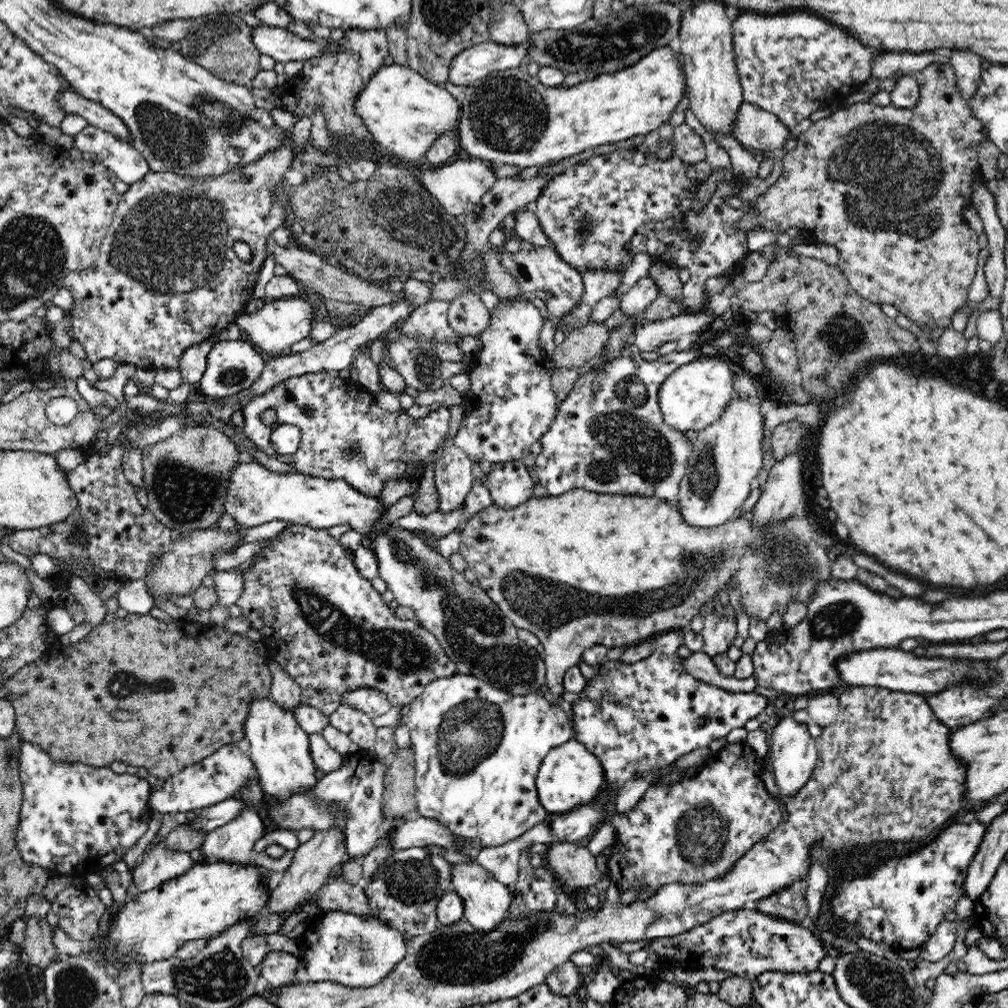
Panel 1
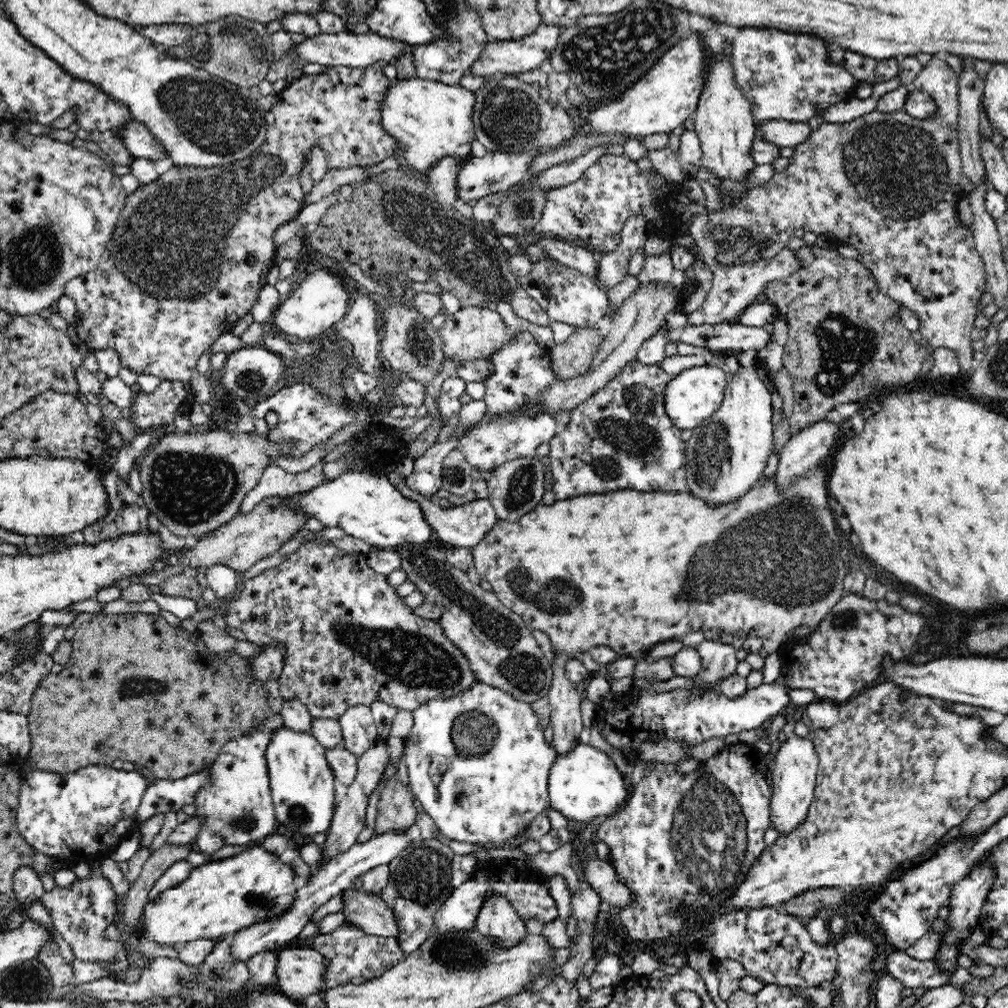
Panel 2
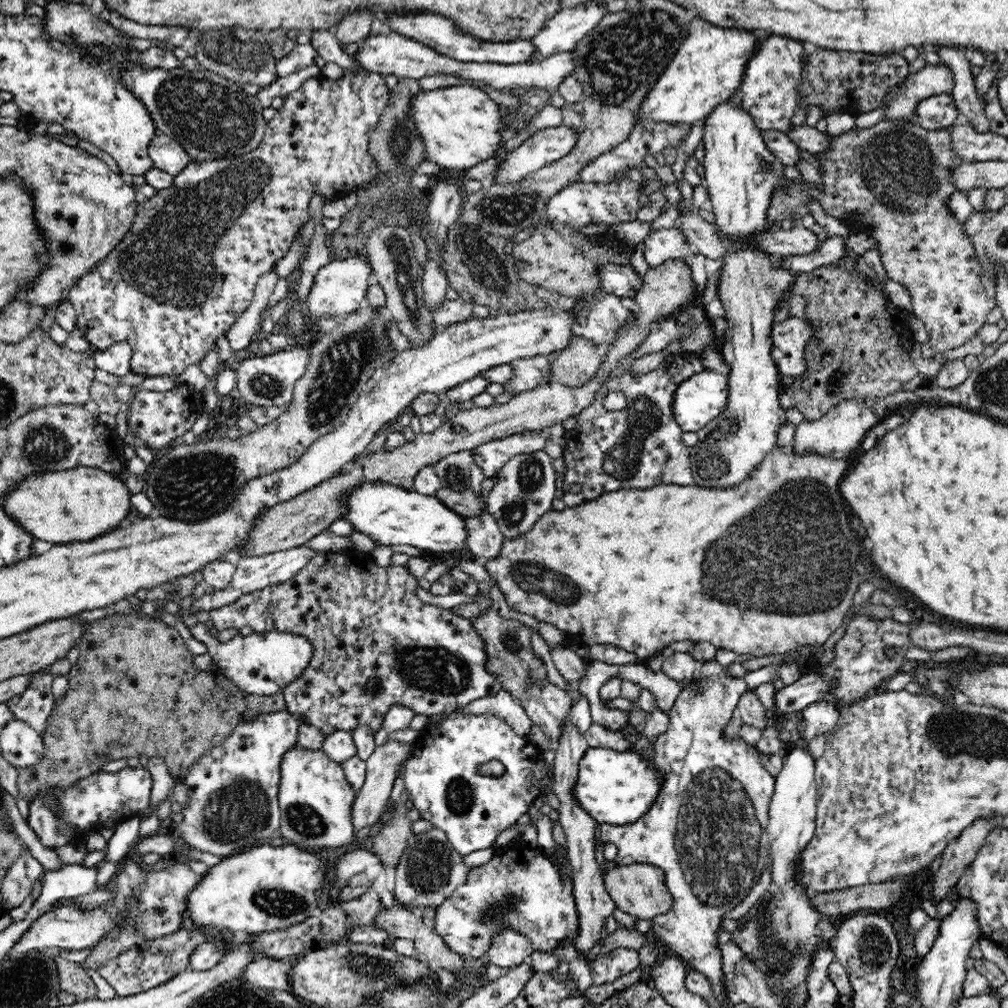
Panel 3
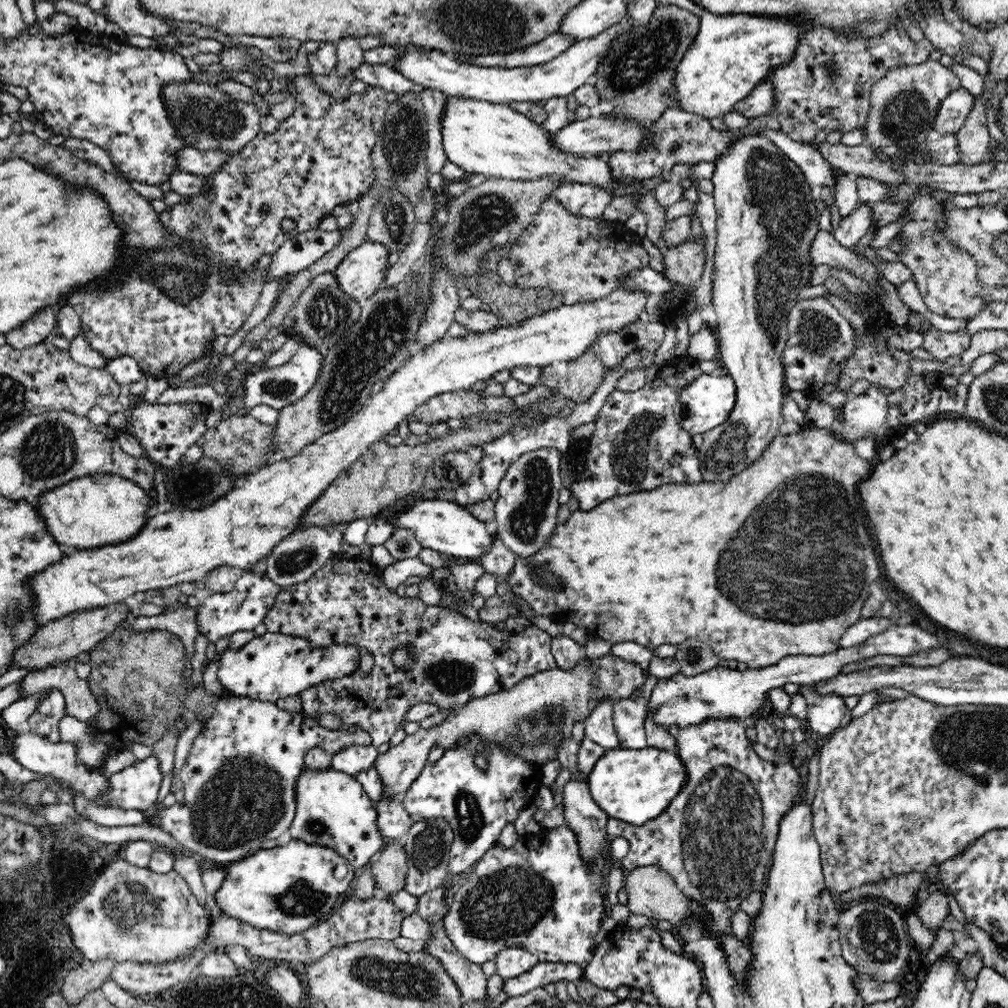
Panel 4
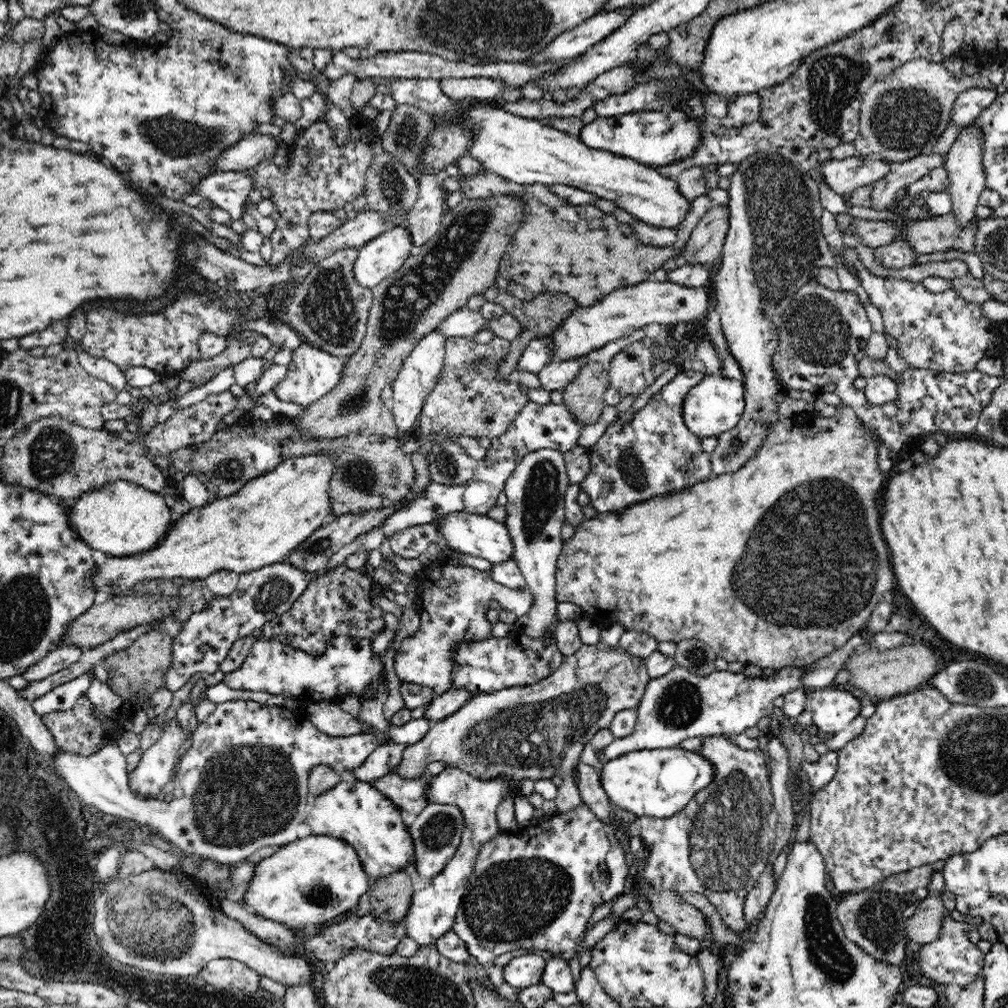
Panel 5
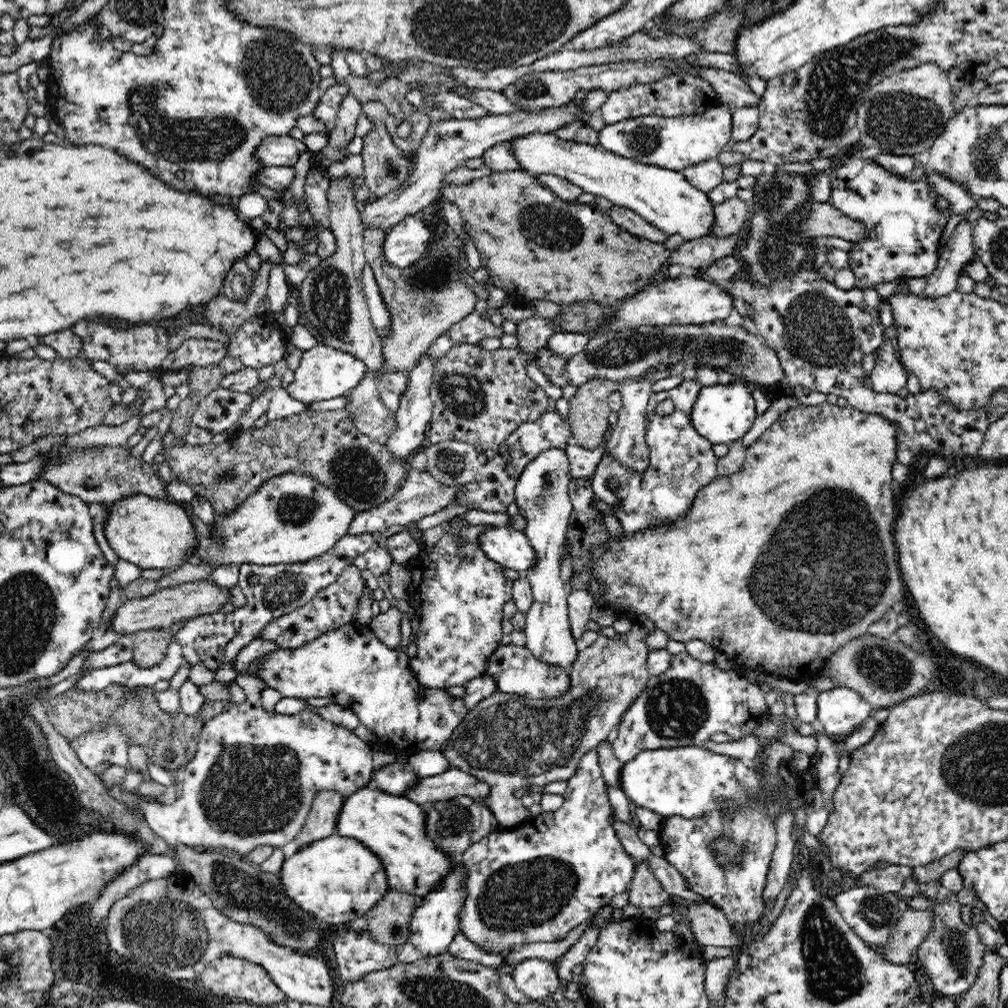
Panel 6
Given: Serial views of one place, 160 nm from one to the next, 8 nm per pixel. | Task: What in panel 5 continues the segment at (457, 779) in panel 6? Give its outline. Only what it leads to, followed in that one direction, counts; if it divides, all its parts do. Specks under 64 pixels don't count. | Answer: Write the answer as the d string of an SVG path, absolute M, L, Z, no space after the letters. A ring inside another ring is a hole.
M395 773L382 776L372 782L372 785L386 794L390 800L397 802L402 810L408 814L420 814L430 804L426 792L430 786L430 776L426 775L420 779L404 779Z

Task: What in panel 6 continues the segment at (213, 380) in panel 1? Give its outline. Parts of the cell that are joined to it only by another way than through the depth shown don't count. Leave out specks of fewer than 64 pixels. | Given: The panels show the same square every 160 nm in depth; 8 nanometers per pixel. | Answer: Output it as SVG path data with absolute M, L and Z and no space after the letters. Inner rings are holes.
M318 344L315 348L302 351L302 360L295 370L294 381L287 386L287 392L294 400L303 402L305 405L314 400L330 400L330 398L346 396L348 392L358 388L367 372L368 368L365 362L358 360L354 354Z

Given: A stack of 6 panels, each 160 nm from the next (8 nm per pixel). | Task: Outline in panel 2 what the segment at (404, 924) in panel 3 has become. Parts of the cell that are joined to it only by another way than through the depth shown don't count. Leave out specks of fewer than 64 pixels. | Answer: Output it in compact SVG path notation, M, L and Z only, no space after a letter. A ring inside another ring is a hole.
M360 889L344 890L342 913L349 924L360 927L369 935L396 937L399 933L394 912L378 895L366 894Z

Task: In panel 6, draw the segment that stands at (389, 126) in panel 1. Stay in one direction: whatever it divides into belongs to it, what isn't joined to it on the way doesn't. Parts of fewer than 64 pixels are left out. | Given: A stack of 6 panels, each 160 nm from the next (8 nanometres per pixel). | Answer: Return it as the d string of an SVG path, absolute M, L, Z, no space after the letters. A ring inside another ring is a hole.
M536 131L512 138L509 144L519 168L532 176L556 173L558 176L568 177L583 192L604 196L612 204L636 212L668 236L680 234L687 242L692 242L713 234L716 205L711 204L704 190L694 188L681 171L642 164L637 160L618 156L600 145L562 140L554 133Z

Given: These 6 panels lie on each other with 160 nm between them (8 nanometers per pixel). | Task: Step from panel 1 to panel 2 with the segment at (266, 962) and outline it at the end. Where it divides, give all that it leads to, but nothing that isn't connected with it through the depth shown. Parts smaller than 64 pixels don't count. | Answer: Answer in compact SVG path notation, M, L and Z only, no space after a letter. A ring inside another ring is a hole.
M294 947L275 952L277 955L276 983L282 995L299 1000L310 994L324 994L328 990L328 963L324 953L317 949Z

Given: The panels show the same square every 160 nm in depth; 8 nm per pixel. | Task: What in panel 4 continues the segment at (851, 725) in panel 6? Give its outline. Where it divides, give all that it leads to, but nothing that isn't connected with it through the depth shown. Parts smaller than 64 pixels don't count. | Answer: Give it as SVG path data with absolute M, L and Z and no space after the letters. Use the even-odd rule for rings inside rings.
M809 684L799 685L799 693L807 702L808 724L821 735L832 734L840 729L849 717L844 697L837 694L818 694Z

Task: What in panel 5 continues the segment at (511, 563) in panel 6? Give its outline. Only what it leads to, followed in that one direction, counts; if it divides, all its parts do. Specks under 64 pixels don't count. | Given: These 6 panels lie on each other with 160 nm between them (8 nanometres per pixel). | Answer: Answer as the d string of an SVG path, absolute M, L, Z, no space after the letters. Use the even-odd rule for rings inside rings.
M451 512L434 519L432 523L437 526L437 534L444 538L444 542L452 551L486 559L492 565L514 561L516 547L509 535L509 529L503 522L496 522L487 514Z

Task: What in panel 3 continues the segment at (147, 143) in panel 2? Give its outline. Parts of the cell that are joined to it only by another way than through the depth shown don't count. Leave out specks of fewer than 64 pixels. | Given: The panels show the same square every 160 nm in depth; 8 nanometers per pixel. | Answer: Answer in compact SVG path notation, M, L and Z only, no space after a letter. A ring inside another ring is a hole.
M157 133L150 142L149 156L152 157L154 167L176 176L188 167L194 160L185 148L174 139Z

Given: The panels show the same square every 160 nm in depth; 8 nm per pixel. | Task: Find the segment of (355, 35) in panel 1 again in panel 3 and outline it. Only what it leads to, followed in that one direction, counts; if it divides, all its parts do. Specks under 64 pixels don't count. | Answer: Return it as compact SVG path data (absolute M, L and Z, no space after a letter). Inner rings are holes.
M345 70L344 76L340 80L329 80L321 76L306 80L296 91L291 92L284 98L282 107L276 109L271 120L267 122L266 132L252 152L248 152L238 157L222 160L206 160L202 162L190 162L180 174L173 176L172 187L160 189L156 195L144 202L137 204L136 220L130 232L110 251L110 254L102 259L95 267L82 276L70 288L68 299L77 313L76 328L82 336L88 340L90 347L96 350L106 350L116 342L126 342L132 350L130 366L132 373L137 377L151 376L178 376L191 364L198 364L203 360L210 350L216 350L216 341L220 336L225 335L234 322L240 318L250 307L254 299L256 284L264 272L272 272L275 264L282 258L293 243L295 234L310 219L310 198L313 194L319 194L323 201L345 198L346 194L354 192L358 184L364 184L372 180L378 174L378 163L370 155L368 146L372 132L378 126L382 110L388 106L390 98L390 88L386 85L385 76L369 71L353 74Z

